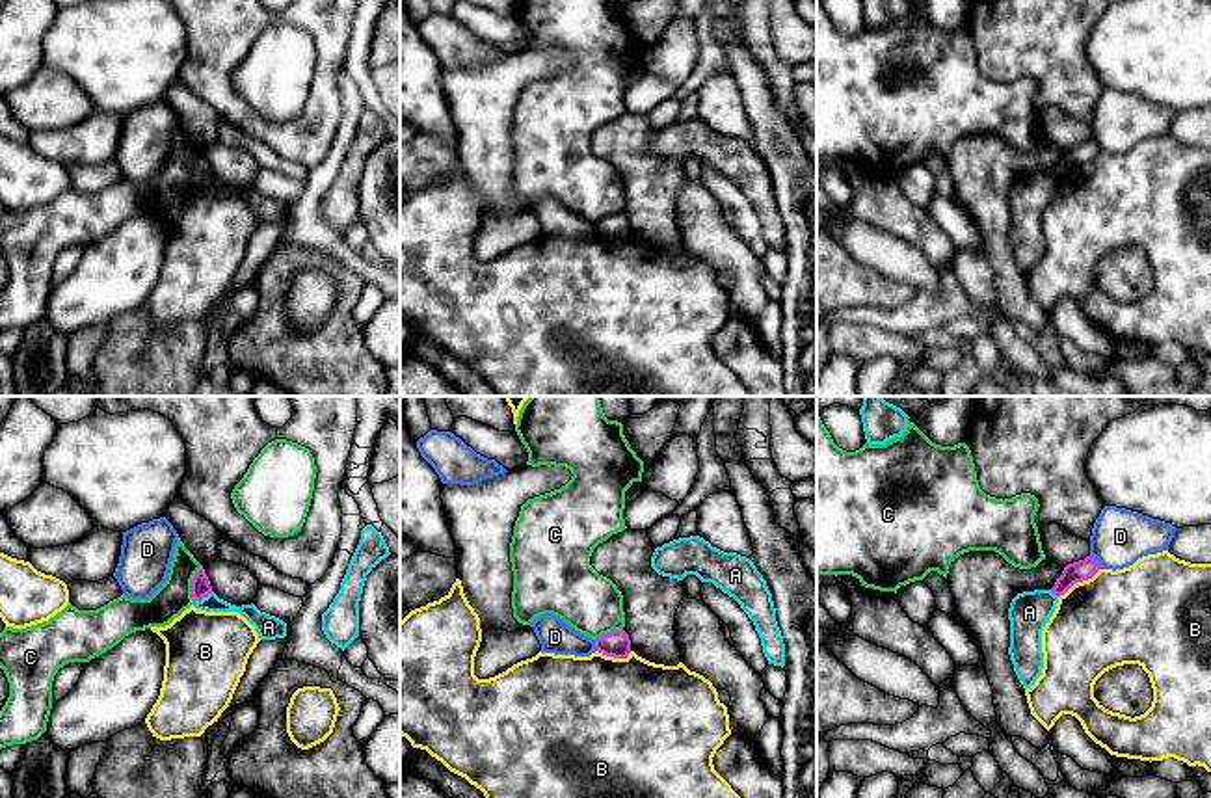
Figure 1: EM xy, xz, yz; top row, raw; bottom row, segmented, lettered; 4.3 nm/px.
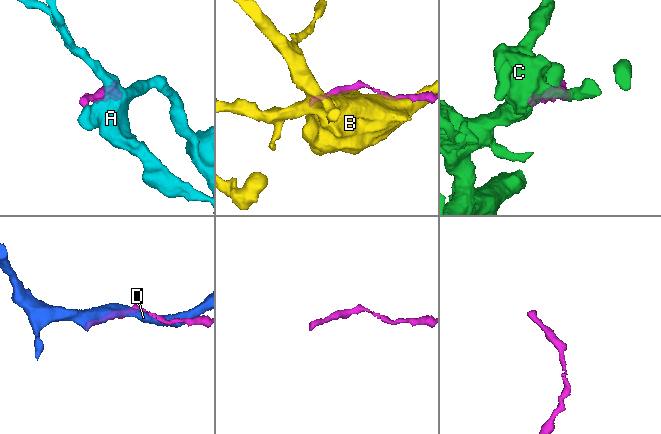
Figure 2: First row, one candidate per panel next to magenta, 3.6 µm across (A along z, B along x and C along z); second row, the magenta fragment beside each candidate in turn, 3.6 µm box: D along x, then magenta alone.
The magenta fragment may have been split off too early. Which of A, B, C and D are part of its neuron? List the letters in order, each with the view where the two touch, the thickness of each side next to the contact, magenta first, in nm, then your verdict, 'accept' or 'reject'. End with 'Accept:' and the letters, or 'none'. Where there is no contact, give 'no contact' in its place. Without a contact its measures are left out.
A: contact in xy; calibres 80 and 80 nm; reject
B: contact in yz; calibres 90 and 400 nm; reject
C: contact in xy; calibres 80 and 150 nm; reject
D: contact in yz; calibres 90 and 240 nm; reject
Accept: none

